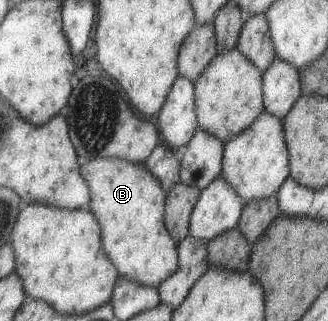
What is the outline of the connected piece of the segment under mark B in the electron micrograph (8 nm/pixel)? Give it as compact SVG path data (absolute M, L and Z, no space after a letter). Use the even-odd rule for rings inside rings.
M122 158L81 162L81 176L90 188L89 210L101 224L102 245L121 277L159 286L178 269L178 243L165 224L167 192L145 164Z

